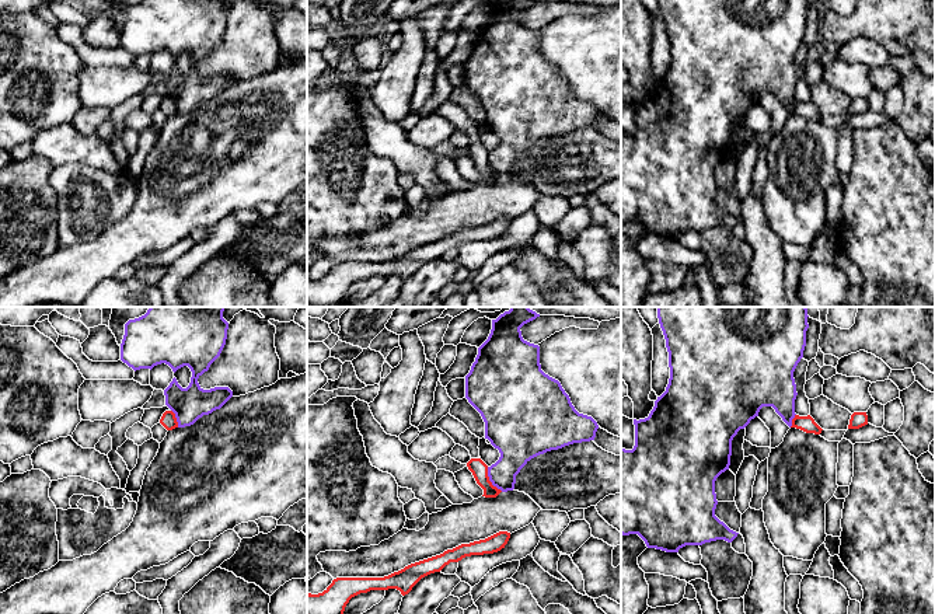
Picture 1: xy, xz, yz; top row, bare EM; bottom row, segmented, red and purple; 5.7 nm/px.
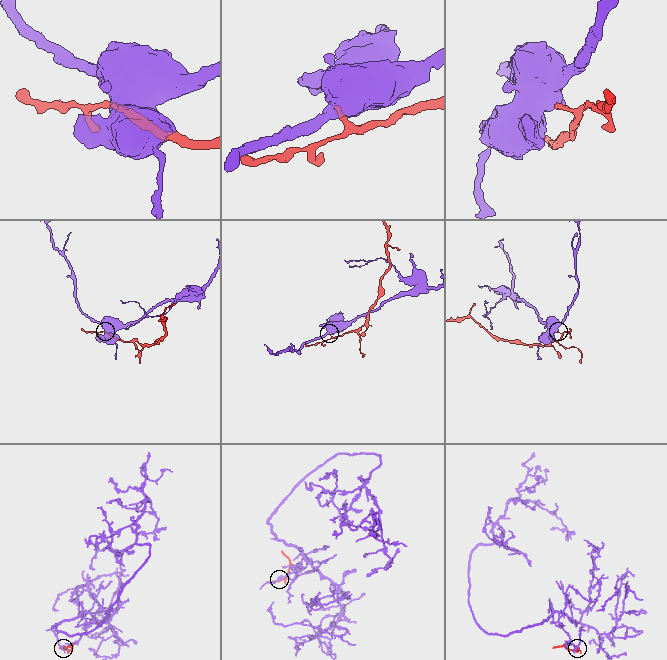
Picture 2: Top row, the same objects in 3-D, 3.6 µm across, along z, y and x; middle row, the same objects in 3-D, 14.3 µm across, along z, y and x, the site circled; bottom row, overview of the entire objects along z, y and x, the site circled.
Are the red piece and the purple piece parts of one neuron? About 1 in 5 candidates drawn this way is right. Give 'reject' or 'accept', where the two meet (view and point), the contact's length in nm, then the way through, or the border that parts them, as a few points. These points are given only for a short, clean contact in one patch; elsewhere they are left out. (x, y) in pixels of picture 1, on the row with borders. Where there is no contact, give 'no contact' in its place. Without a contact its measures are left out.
reject; contact xz (489, 481); length 170 nm; border xz (487, 467), (489, 481), (502, 491)

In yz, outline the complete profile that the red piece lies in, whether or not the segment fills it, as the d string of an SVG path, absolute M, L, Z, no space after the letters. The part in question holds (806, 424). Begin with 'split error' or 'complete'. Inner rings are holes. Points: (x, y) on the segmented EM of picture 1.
complete | M795 415L791 428L796 428L806 433L814 433L814 435L820 435L823 430L810 415L807 416Z

